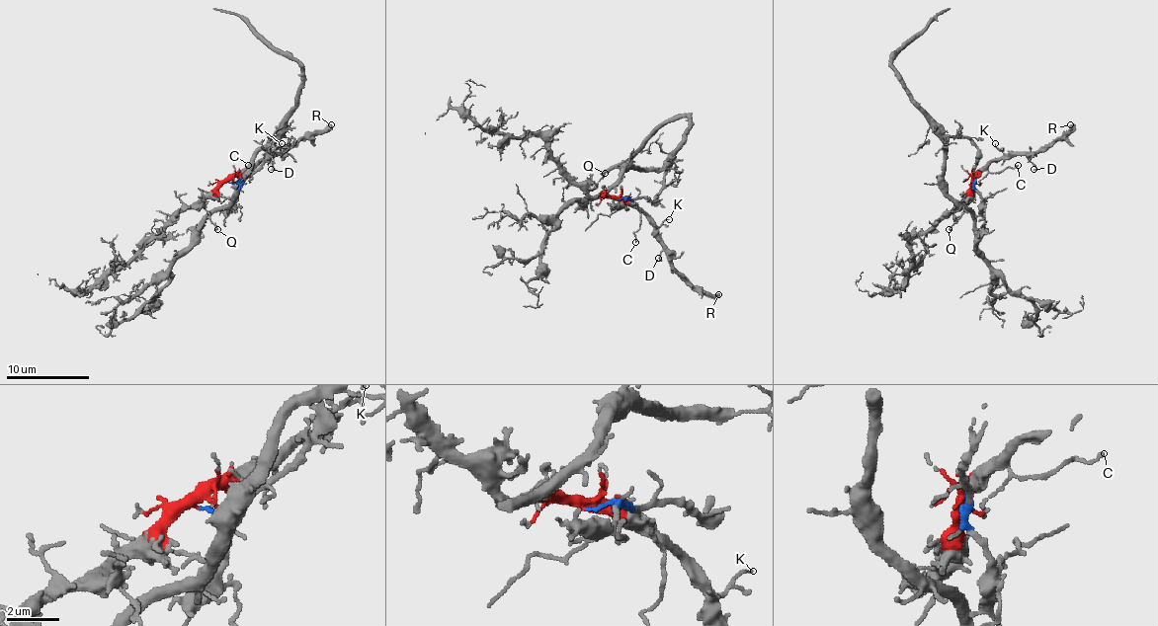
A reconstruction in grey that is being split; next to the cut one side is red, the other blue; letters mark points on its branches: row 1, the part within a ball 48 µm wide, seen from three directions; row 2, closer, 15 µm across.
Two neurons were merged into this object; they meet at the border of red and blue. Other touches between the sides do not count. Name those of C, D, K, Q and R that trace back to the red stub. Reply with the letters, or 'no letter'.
C, D, K, Q, R

